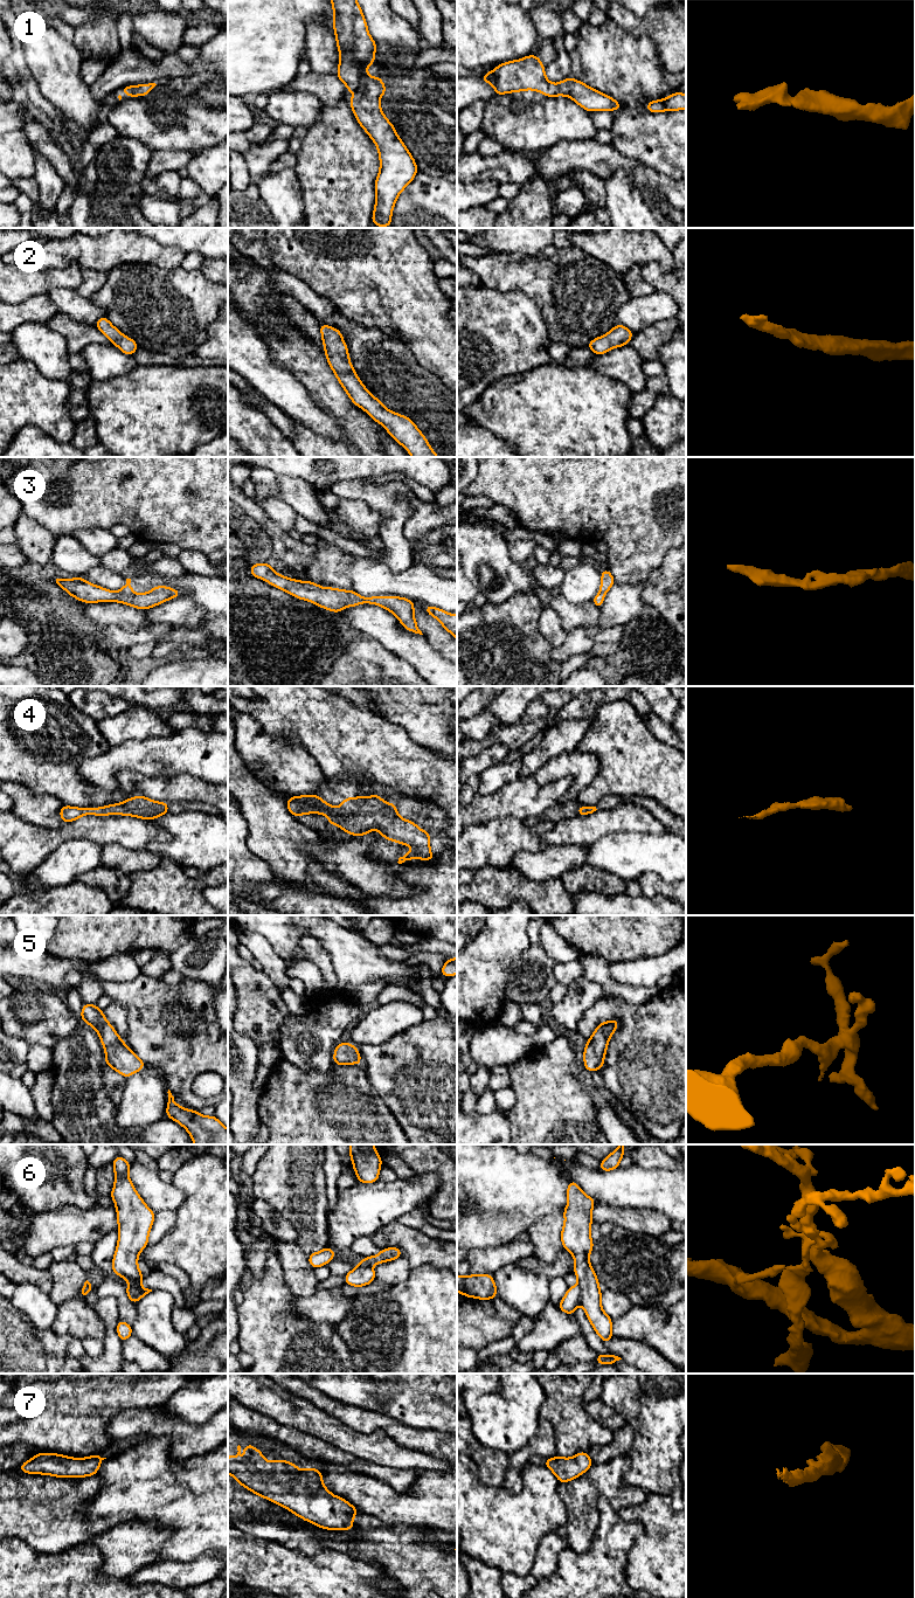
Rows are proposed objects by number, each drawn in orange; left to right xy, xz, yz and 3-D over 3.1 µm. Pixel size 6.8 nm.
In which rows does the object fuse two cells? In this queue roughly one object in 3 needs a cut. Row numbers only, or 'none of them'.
6

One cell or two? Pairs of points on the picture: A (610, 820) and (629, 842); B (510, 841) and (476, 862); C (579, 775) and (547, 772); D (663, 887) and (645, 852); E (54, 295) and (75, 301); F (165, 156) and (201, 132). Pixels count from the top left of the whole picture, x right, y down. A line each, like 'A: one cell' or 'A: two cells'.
A: two cells
B: one cell
C: one cell
D: two cells
E: one cell
F: two cells

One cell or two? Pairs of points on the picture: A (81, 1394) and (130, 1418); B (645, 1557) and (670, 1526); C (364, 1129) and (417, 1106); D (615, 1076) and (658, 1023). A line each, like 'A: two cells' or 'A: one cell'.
A: two cells
B: one cell
C: two cells
D: one cell

